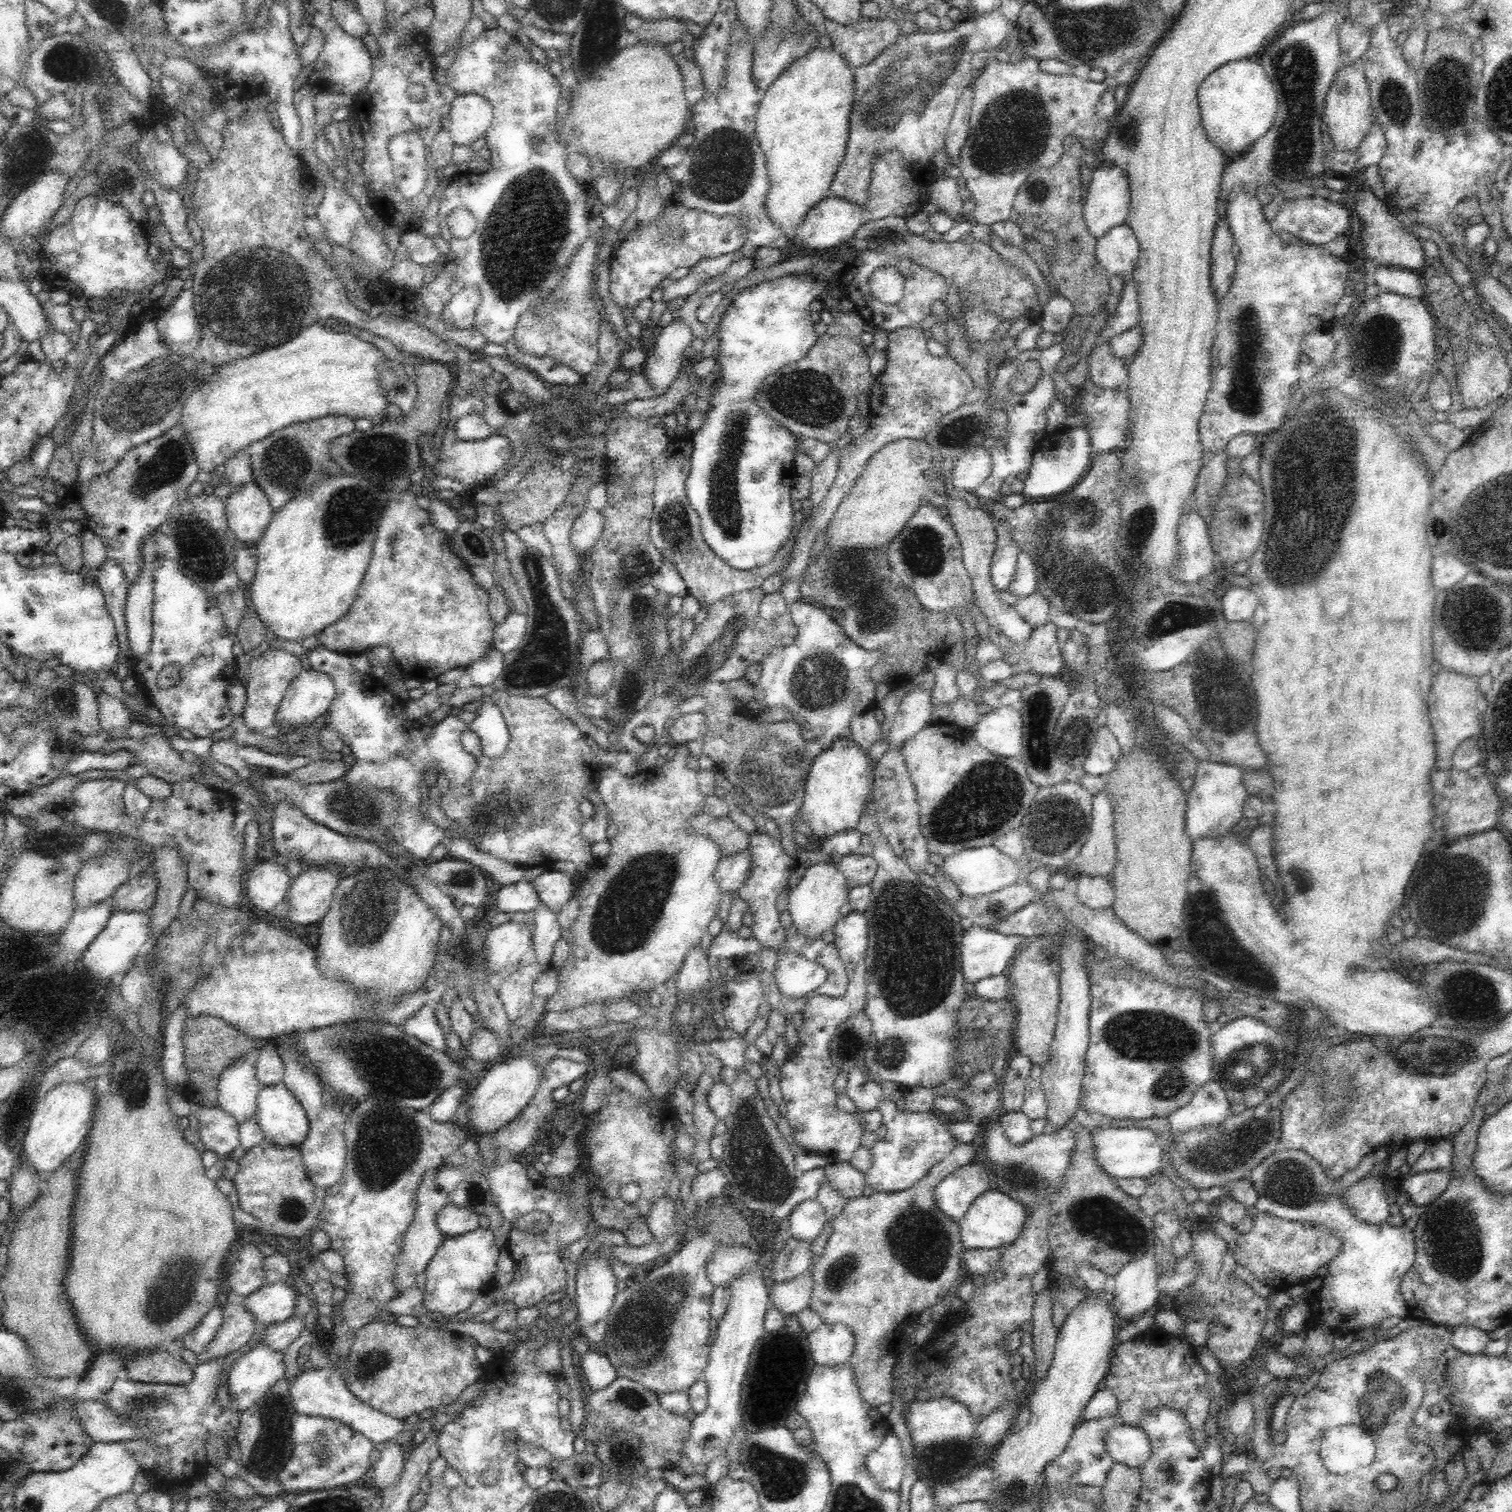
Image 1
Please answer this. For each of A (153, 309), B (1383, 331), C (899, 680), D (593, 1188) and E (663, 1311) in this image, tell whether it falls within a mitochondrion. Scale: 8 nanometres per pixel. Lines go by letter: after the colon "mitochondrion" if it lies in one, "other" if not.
A: other
B: mitochondrion
C: other
D: other
E: mitochondrion

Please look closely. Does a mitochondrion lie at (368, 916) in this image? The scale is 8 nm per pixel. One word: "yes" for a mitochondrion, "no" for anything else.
yes

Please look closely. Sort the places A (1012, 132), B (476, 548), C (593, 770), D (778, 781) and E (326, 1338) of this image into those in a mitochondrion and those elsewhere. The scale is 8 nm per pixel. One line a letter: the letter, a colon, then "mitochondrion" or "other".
A: mitochondrion
B: other
C: other
D: mitochondrion
E: other

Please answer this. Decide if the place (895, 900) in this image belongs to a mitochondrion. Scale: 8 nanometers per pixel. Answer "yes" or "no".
yes

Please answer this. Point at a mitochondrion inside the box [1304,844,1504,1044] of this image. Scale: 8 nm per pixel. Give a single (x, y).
(1467, 878)

